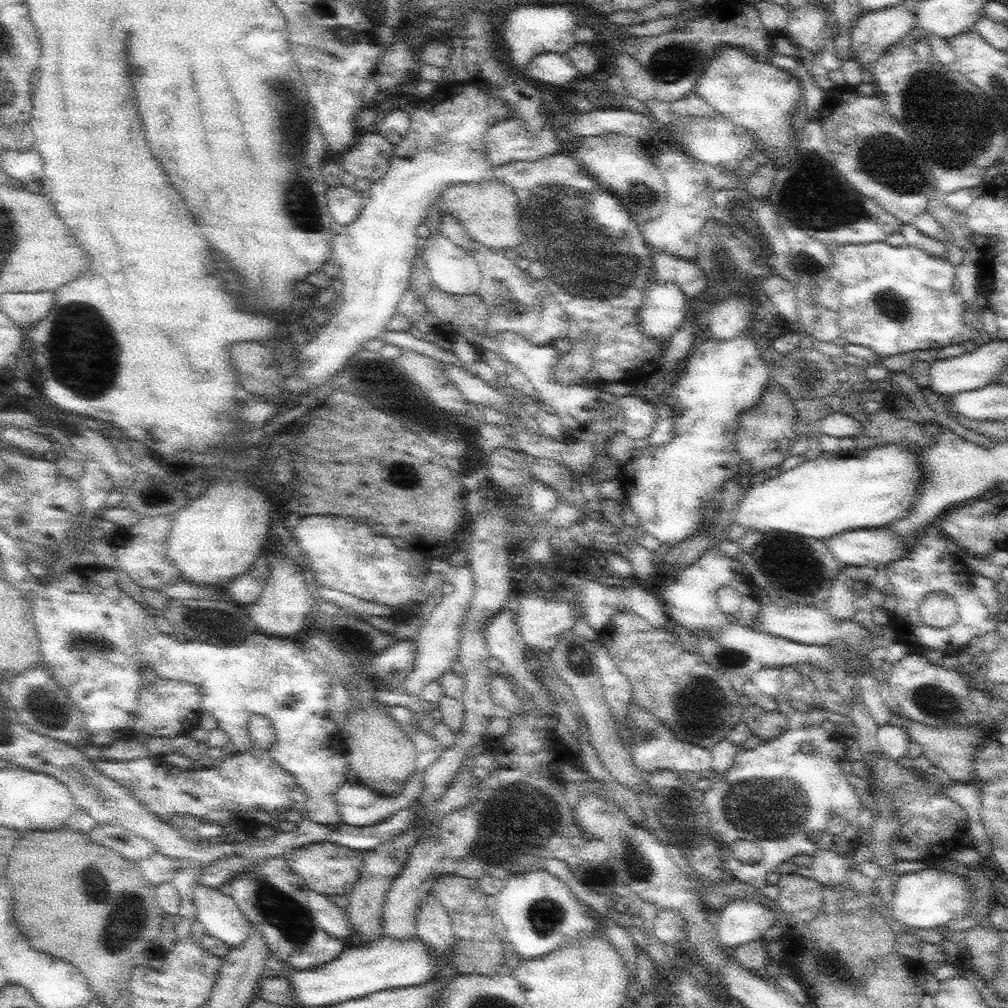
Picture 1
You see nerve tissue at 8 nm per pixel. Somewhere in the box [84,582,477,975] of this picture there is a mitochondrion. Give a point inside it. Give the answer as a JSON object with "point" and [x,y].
{"point":[268,901]}

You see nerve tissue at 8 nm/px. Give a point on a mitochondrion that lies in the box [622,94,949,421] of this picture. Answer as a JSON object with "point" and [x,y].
{"point":[882,159]}

